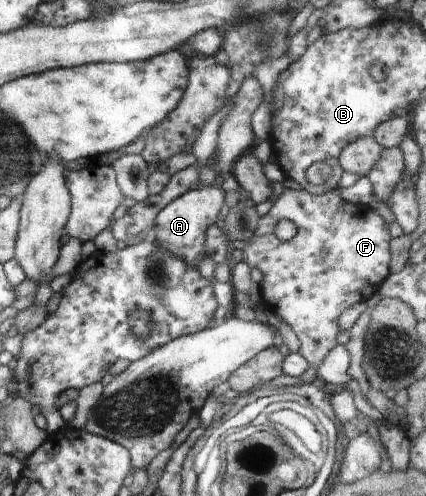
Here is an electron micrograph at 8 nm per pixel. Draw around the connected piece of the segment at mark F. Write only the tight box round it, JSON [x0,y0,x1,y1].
[243,189,390,368]

